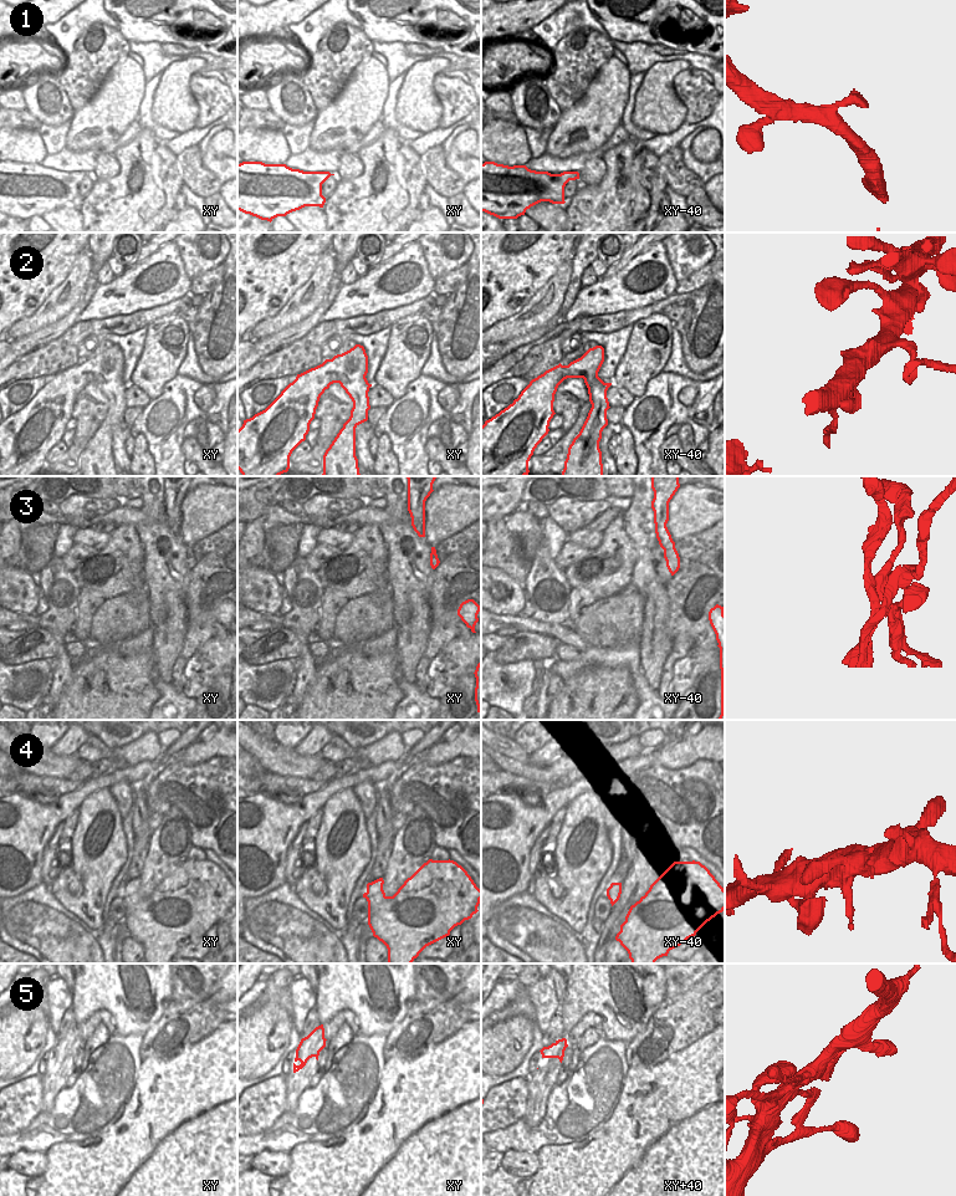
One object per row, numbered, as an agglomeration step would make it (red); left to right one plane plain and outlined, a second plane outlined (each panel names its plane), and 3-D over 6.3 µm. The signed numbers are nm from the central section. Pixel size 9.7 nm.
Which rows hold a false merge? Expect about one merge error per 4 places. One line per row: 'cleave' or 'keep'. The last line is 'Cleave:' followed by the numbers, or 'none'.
1: keep
2: keep
3: cleave
4: keep
5: cleave
Cleave: 3, 5

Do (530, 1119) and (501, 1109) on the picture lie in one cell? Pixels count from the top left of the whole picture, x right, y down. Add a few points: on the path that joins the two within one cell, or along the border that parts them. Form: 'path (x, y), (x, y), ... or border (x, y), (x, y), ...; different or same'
border (528, 1088), (527, 1109), (522, 1117); different

